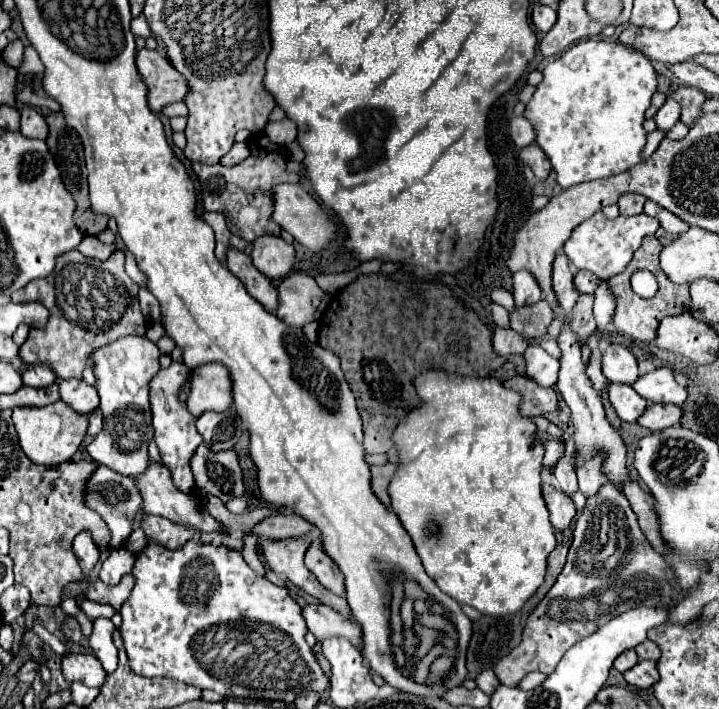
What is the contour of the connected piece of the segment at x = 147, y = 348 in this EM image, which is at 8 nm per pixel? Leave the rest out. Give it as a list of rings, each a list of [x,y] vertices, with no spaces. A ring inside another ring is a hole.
[[[125,336],[117,342],[93,350],[91,370],[97,378],[97,392],[101,398],[103,412],[103,432],[99,432],[87,446],[89,456],[111,470],[125,476],[135,476],[145,472],[149,462],[147,444],[153,440],[151,426],[151,404],[149,404],[149,382],[159,372],[159,348],[145,336]]]

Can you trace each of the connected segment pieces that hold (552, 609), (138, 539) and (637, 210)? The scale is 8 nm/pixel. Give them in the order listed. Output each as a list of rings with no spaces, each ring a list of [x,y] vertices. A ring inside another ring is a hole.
[[[605,484],[593,498],[587,500],[587,506],[583,508],[575,532],[573,532],[573,542],[567,554],[567,564],[563,572],[559,574],[557,582],[553,588],[547,592],[547,596],[537,604],[537,608],[529,614],[527,626],[523,630],[523,640],[517,648],[513,648],[507,656],[503,656],[495,664],[495,674],[501,684],[517,688],[519,682],[527,672],[539,670],[543,674],[551,674],[563,654],[575,646],[579,640],[591,636],[597,632],[603,624],[607,624],[611,618],[617,614],[623,614],[631,608],[647,606],[647,608],[675,608],[679,602],[683,602],[689,596],[687,590],[683,590],[677,584],[677,578],[667,564],[667,560],[653,550],[649,540],[639,528],[637,516],[631,510],[629,500],[625,498],[623,492],[619,492],[615,486]]]
[[[141,528],[133,530],[131,536],[127,538],[125,546],[127,546],[127,550],[131,550],[131,554],[139,554],[139,552],[143,552],[143,550],[147,548],[147,538],[145,538],[143,530],[141,530]]]
[[[623,194],[619,200],[619,212],[623,216],[635,216],[643,212],[643,204],[645,204],[645,196],[639,194]]]

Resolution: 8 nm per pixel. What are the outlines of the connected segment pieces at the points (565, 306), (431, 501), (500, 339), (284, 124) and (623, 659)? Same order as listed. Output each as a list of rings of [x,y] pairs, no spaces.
[[[561,250],[553,262],[553,290],[561,302],[561,314],[567,314],[579,298],[579,292],[573,284],[573,272],[569,268],[569,258]]]
[[[423,374],[421,378],[417,378],[417,392],[421,394],[423,400],[421,406],[415,408],[407,418],[403,418],[393,432],[393,442],[399,448],[401,460],[397,474],[389,484],[391,508],[399,516],[403,528],[413,538],[415,550],[421,556],[425,572],[437,582],[437,586],[445,594],[455,598],[459,604],[473,606],[475,610],[487,616],[509,616],[513,612],[519,612],[523,604],[543,584],[547,558],[555,548],[555,532],[549,522],[549,512],[541,496],[541,460],[545,450],[541,446],[541,440],[537,438],[537,426],[533,420],[519,416],[517,406],[521,402],[521,396],[515,390],[507,390],[495,378],[445,378],[445,374]]]
[[[497,328],[493,334],[493,348],[499,356],[523,352],[527,348],[527,344],[529,342],[511,328]]]
[[[287,118],[281,120],[281,122],[275,122],[275,124],[267,124],[265,132],[267,132],[267,136],[273,144],[291,144],[297,136],[295,124]]]
[[[627,650],[627,652],[623,652],[621,656],[617,656],[617,660],[615,660],[613,666],[615,666],[619,672],[625,672],[625,670],[631,670],[637,662],[639,662],[639,658],[637,658],[635,650]]]

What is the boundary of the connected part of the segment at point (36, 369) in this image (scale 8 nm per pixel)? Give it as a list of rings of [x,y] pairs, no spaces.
[[[33,364],[23,372],[23,384],[31,388],[47,388],[57,380],[53,370],[45,364]]]

